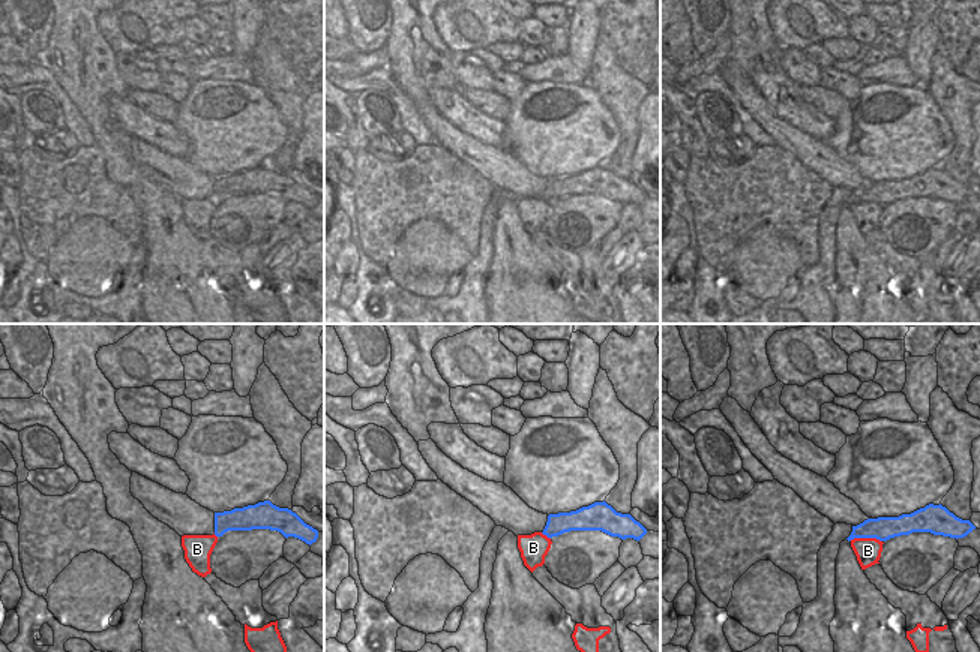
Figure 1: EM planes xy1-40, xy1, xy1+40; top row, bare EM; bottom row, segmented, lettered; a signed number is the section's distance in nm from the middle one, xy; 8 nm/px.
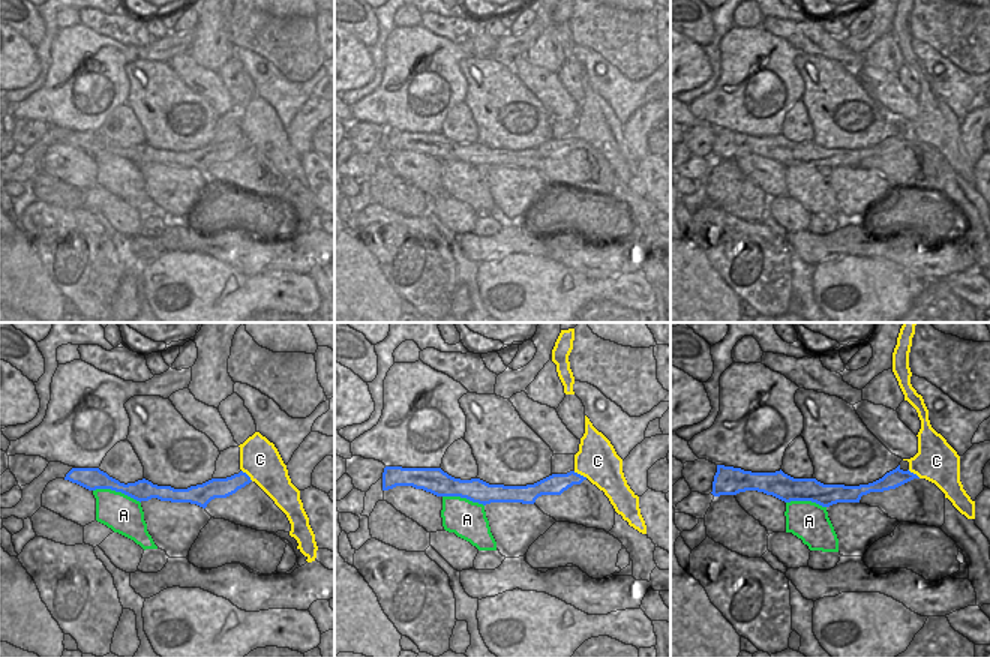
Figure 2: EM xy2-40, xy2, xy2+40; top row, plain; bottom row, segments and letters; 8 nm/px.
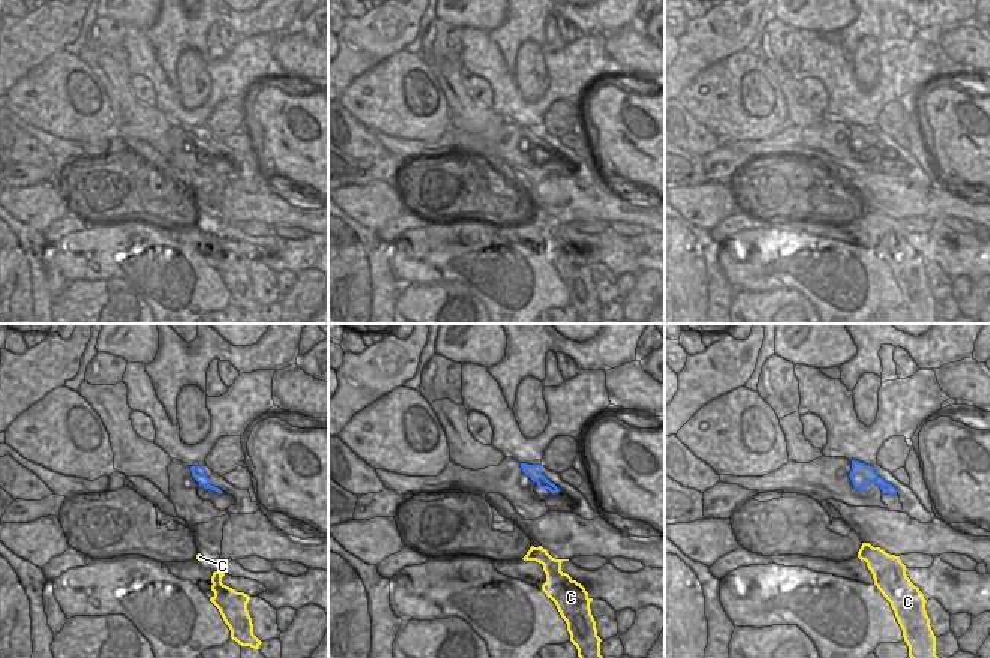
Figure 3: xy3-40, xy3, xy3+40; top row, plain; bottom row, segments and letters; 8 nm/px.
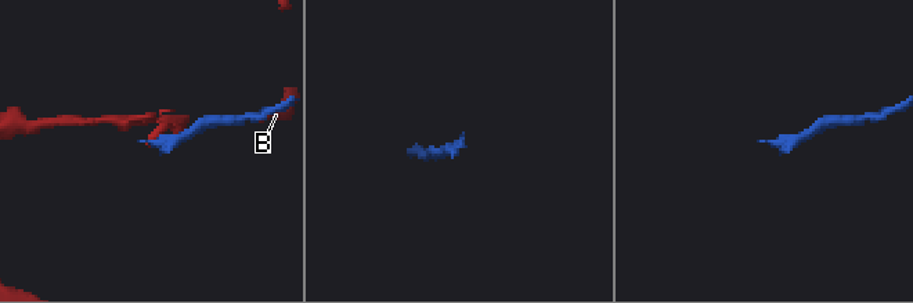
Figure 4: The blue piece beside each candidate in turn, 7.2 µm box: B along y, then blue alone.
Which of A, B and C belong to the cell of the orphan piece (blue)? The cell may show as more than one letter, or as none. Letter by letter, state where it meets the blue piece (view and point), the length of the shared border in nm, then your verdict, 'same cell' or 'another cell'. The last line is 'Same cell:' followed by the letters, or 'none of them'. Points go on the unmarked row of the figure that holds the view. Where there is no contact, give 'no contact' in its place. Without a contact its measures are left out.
A: xy2-40 (117, 155) | 400 nm | another cell
B: xy1+40 (866, 201) | 260 nm | another cell
C: xy2 (579, 138) | 130 nm | another cell
Same cell: none of them

